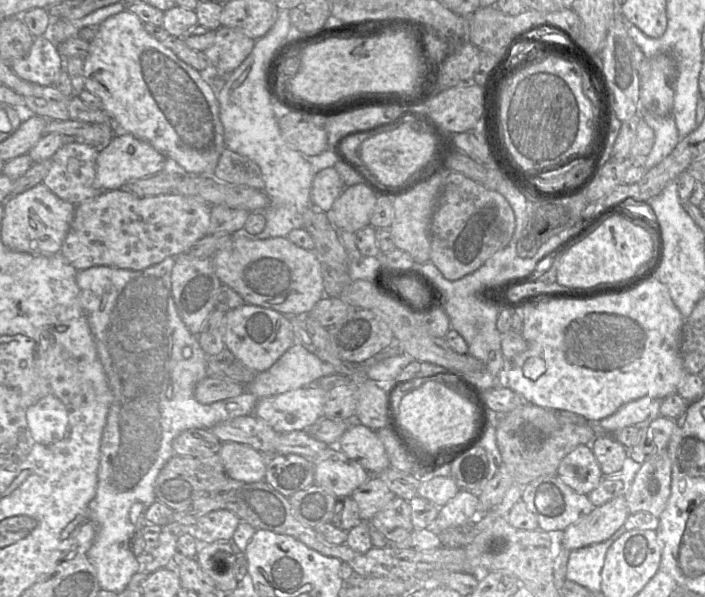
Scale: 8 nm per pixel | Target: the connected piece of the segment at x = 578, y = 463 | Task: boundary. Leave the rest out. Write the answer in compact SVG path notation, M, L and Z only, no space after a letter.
M580 445L559 464L556 475L574 491L588 495L598 487L603 474L590 445Z

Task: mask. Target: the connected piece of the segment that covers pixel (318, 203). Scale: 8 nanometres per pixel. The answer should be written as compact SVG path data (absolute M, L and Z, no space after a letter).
M334 167L319 171L315 174L311 187L312 207L324 213L330 212L344 188L343 181Z

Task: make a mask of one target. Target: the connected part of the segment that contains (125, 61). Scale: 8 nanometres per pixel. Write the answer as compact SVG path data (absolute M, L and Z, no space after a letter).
M129 10L104 20L89 44L89 54L84 59L85 89L101 99L102 109L118 131L148 142L167 159L176 161L186 175L212 176L225 149L224 129L217 94L200 72L146 32L142 20Z

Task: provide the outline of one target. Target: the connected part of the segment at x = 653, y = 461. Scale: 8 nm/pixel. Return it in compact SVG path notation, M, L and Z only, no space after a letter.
M668 448L646 461L625 490L630 514L649 512L660 518L671 494L672 463Z

